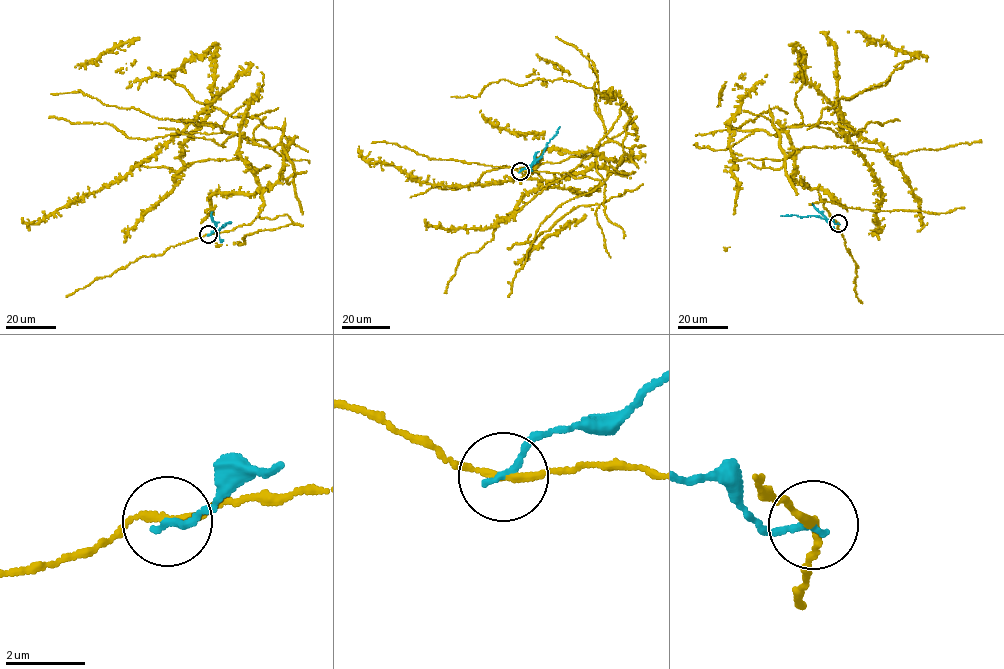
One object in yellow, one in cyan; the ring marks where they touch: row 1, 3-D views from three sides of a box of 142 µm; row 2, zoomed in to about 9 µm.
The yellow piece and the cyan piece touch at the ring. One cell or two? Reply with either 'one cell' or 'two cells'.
two cells

